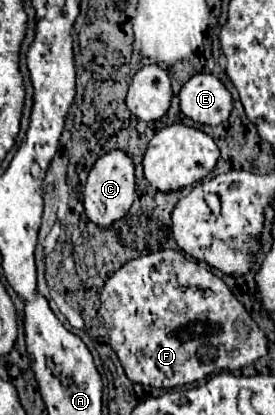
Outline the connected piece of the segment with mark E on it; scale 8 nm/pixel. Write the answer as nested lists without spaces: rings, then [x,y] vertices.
[[[211,73],[193,75],[179,93],[181,111],[189,119],[207,125],[219,125],[229,119],[233,97],[227,87]]]

